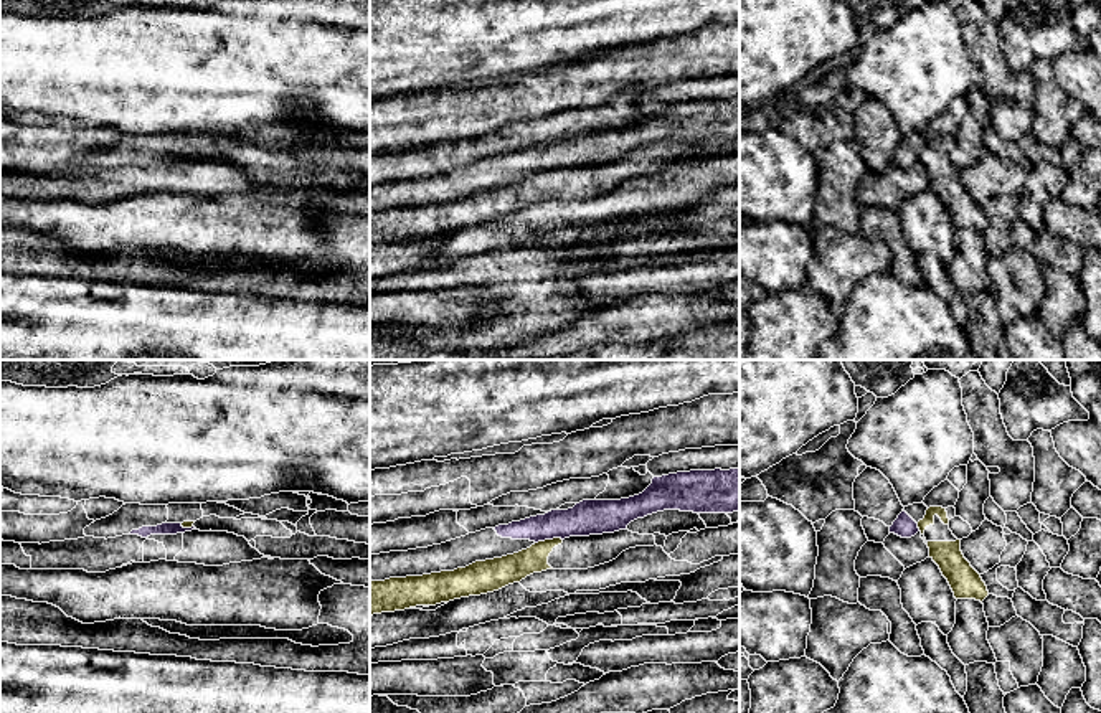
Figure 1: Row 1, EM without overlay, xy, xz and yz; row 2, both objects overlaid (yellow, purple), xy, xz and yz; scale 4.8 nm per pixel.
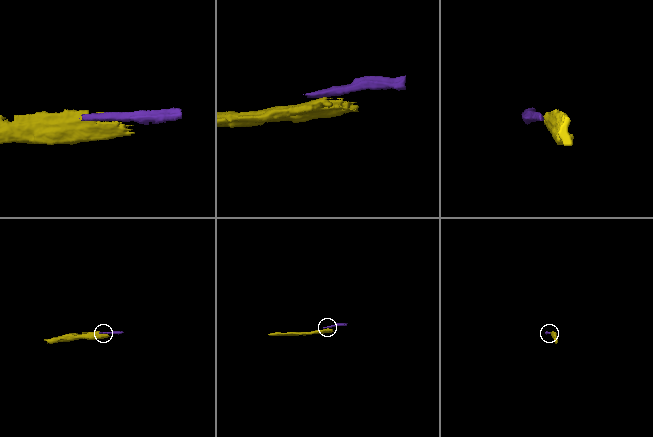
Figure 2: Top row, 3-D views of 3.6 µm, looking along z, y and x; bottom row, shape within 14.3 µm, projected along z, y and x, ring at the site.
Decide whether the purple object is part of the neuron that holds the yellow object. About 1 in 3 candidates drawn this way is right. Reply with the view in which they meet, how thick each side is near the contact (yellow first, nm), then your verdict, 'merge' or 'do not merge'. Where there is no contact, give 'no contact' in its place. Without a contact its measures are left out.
meets yellow in xz; 140 nm thick on the yellow side, 180 nm on the other; do not merge

